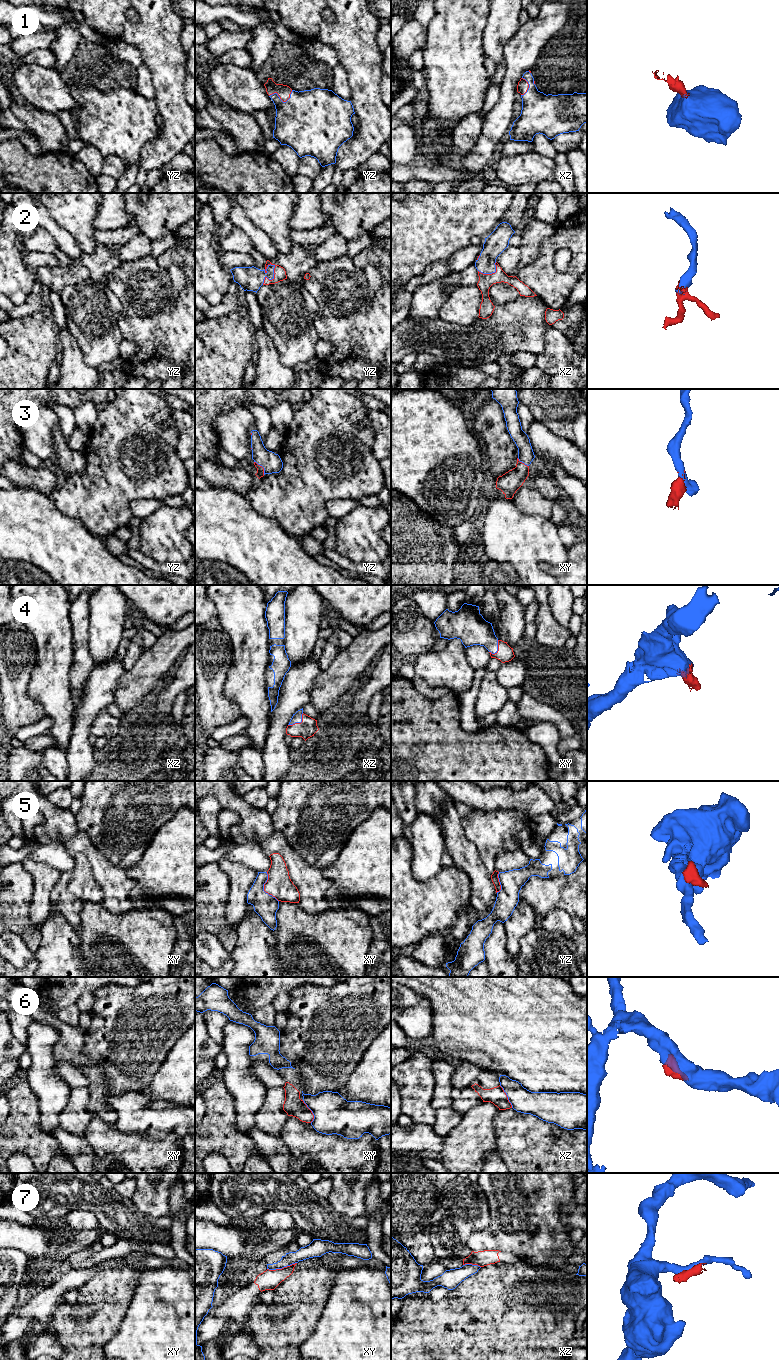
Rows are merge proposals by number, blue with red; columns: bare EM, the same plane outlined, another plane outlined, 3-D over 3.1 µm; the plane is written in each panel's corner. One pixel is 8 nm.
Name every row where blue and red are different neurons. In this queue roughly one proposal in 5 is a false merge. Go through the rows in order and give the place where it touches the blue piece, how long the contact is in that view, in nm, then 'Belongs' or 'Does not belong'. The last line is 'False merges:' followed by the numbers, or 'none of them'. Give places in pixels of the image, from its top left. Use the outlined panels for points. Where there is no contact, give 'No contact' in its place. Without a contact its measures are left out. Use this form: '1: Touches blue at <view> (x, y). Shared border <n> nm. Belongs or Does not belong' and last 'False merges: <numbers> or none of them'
1: Touches blue at yz (281, 100). Shared border 200 nm. Belongs
2: Touches blue at yz (272, 278). Shared border 190 nm. Belongs
3: Touches blue at yz (262, 466). Shared border 140 nm. Belongs
4: Touches blue at xz (298, 722). Shared border 160 nm. Belongs
5: Touches blue at xy (263, 888). Shared border 260 nm. Does not belong
6: Touches blue at xy (311, 1110). Shared border 200 nm. Does not belong
7: Touches blue at xy (281, 1268). Shared border 240 nm. Does not belong
False merges: 5, 6, 7

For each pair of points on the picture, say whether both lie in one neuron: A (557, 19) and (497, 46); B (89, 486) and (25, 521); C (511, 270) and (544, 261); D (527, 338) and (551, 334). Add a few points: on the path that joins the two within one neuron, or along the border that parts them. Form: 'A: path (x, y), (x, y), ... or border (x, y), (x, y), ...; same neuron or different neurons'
A: border (520, 25), (504, 47), (503, 63); different neurons
B: border (51, 499), (53, 504), (62, 513), (75, 518); different neurons
C: border (518, 271), (515, 275); different neurons
D: border (551, 326), (544, 334), (544, 349), (536, 355); different neurons

